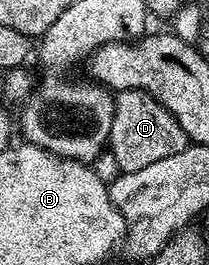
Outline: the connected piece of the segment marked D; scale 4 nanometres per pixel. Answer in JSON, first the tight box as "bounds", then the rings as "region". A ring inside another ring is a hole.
{"bounds":[107,89,187,172],"region":[[[122,89],[113,97],[107,149],[110,154],[113,152],[113,161],[120,172],[139,171],[150,163],[159,163],[159,159],[167,159],[167,155],[183,151],[186,144],[187,138],[179,123],[150,93],[141,89]]]}

